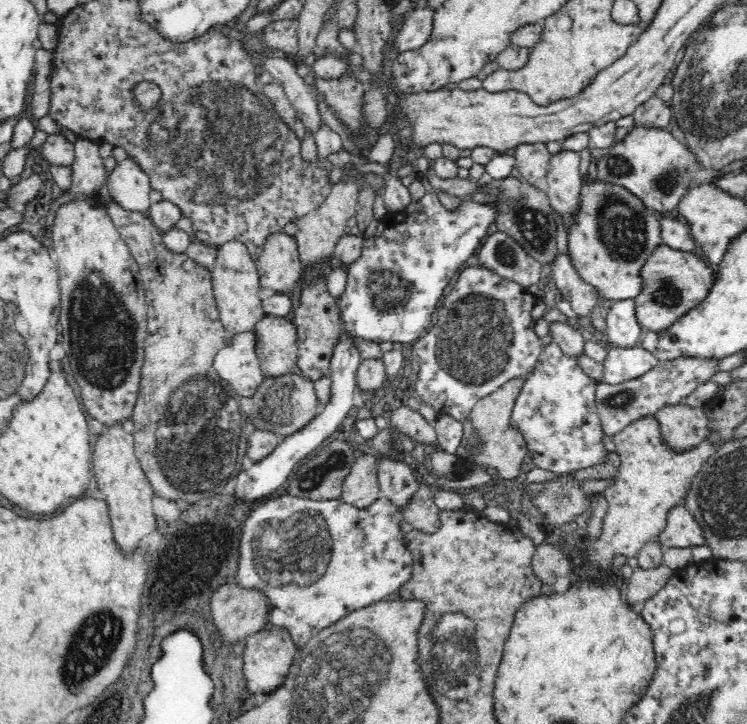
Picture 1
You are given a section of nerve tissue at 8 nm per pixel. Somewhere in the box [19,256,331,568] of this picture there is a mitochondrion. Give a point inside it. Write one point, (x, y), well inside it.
(196, 443)

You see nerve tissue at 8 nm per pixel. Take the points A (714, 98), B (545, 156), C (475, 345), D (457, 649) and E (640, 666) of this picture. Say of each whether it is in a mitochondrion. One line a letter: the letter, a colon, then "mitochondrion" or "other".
A: mitochondrion
B: other
C: mitochondrion
D: mitochondrion
E: other

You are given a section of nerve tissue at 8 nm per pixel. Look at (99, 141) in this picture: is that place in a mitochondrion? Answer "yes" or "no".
no

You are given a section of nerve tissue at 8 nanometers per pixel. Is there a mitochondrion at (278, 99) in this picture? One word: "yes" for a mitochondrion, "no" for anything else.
yes

